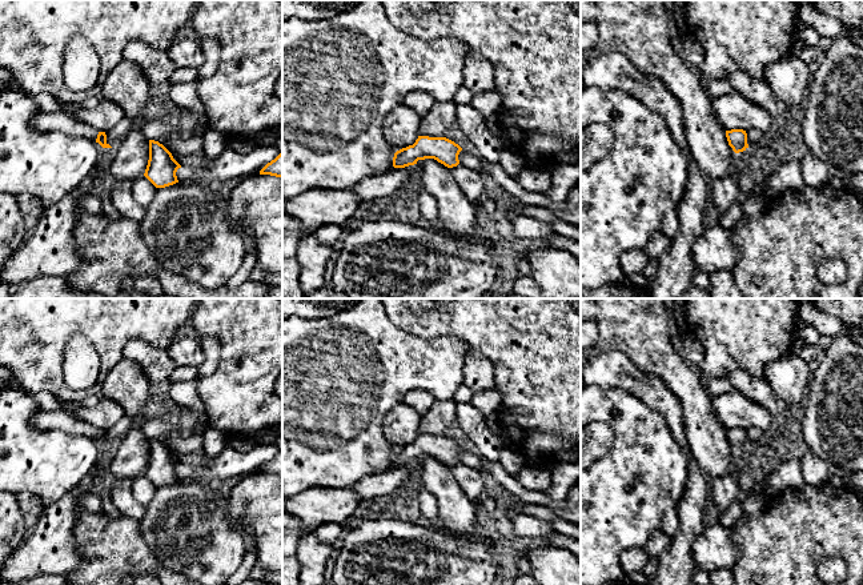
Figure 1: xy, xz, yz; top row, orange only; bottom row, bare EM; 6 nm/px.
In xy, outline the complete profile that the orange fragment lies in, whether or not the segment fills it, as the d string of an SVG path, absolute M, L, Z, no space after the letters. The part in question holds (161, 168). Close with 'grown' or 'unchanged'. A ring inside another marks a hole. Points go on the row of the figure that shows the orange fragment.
M149 140L149 160L144 176L156 187L165 188L178 183L176 172L181 165L158 141Z; unchanged

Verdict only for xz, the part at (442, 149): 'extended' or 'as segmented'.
as segmented

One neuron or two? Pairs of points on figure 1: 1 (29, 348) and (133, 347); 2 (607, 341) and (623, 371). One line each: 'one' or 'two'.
1: two
2: two

